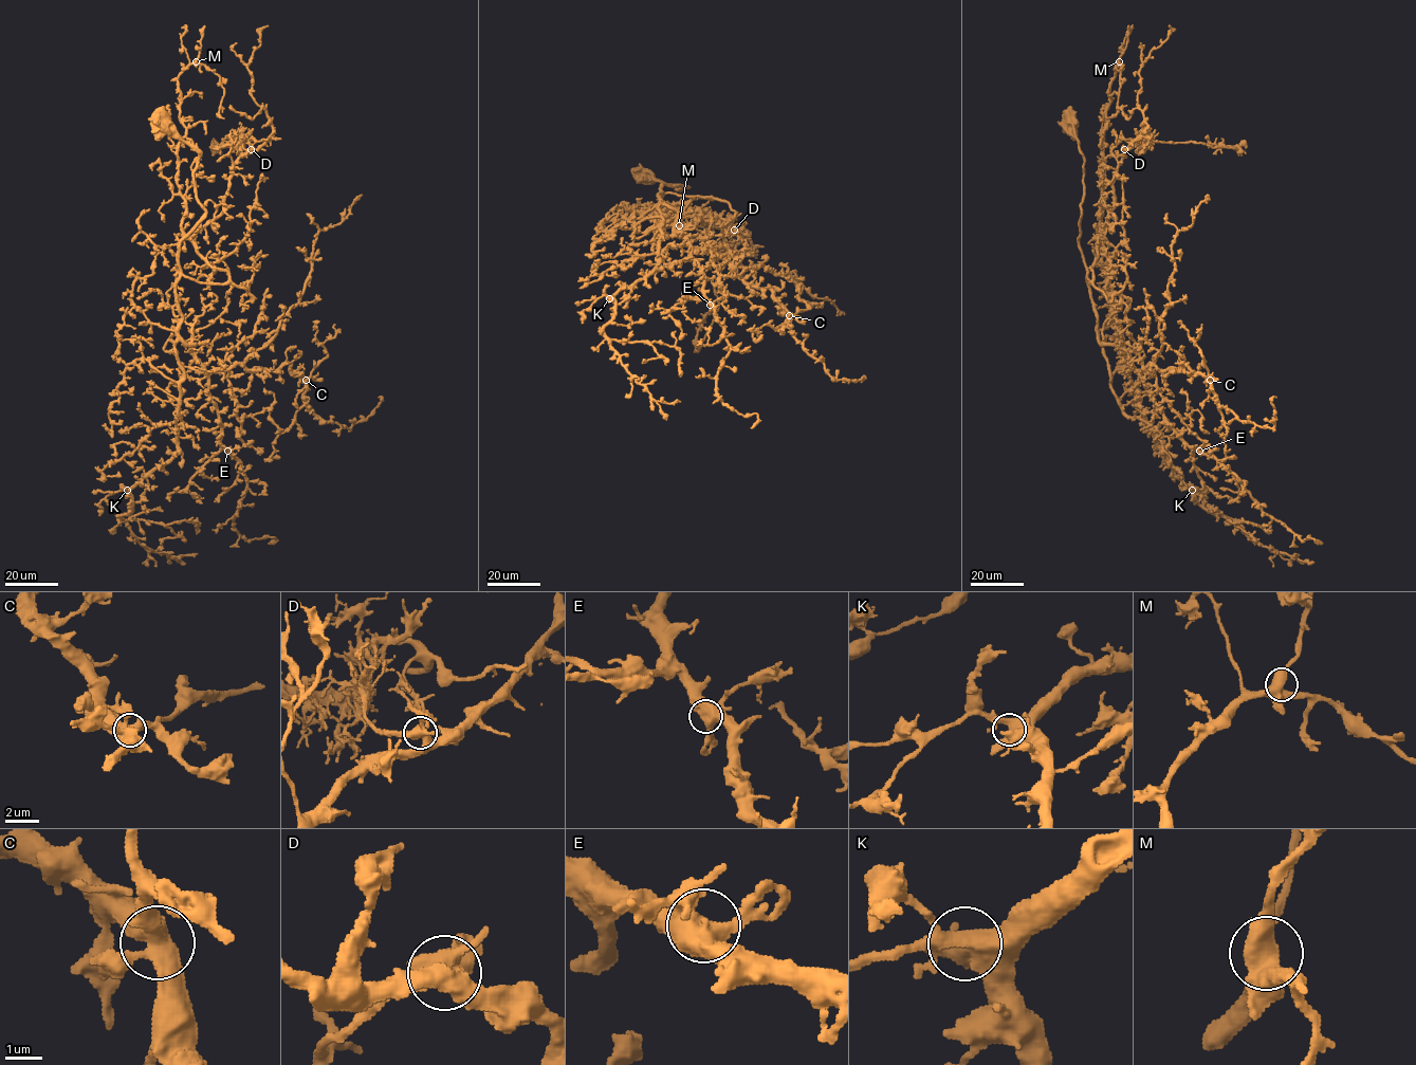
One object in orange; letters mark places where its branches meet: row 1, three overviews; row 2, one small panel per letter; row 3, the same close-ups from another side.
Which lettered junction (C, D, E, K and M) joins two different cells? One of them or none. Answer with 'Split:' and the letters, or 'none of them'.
Split: D

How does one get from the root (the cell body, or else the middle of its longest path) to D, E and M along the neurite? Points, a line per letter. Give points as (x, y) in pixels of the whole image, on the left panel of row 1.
D: (162, 125), (199, 153), (205, 216), (179, 265), (201, 282), (228, 274), (191, 237), (251, 149)
E: (162, 125), (199, 153), (194, 184), (205, 216), (180, 242), (178, 334), (195, 344), (227, 451)
M: (162, 125), (199, 153), (205, 216), (180, 242), (181, 272), (224, 283), (182, 227), (178, 77), (196, 61)

